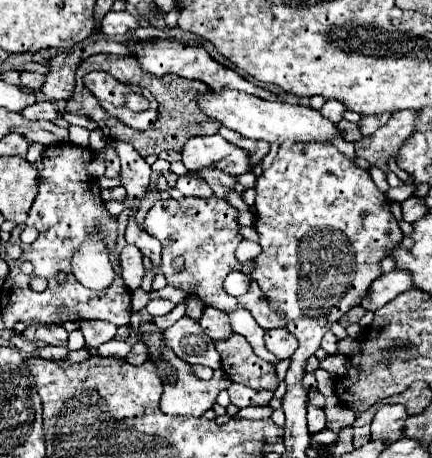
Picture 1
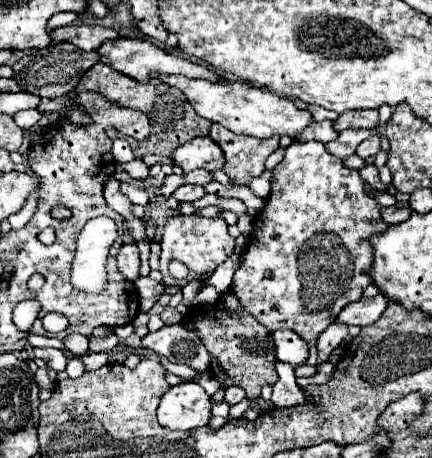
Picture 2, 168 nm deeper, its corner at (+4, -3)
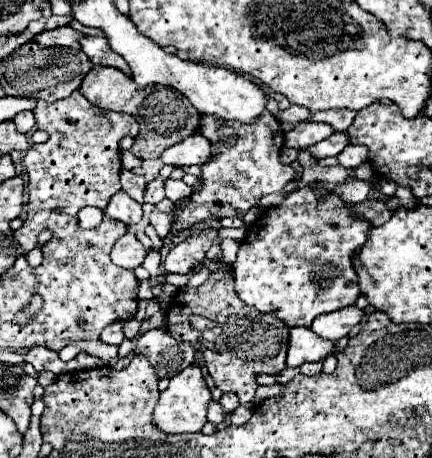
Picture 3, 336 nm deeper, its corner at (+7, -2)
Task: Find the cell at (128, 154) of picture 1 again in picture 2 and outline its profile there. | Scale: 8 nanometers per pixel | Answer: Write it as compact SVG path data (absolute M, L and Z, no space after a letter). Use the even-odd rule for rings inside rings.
M123 138L113 140L113 156L115 156L115 162L131 162L131 160L135 160L129 142L123 140Z

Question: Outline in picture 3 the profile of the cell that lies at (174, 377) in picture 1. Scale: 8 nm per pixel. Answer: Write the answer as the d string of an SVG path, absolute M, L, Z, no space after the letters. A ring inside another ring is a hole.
M190 365L186 369L182 369L180 373L176 373L170 379L168 389L164 389L160 393L158 405L154 409L152 421L154 425L164 431L164 433L194 433L194 431L202 431L202 427L206 425L206 411L208 411L208 403L210 403L210 389L206 389L204 381L202 381L202 371L198 365Z

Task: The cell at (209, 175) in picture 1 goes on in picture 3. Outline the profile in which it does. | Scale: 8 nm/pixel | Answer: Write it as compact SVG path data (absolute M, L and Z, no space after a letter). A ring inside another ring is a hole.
M156 177L156 179L148 185L146 195L144 195L144 201L146 201L146 203L156 205L156 203L160 203L160 201L164 199L164 181L166 181L166 177Z

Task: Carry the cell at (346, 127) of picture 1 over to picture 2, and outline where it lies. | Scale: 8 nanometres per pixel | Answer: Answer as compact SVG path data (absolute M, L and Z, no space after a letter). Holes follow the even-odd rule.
M387 122L382 126L375 128L375 131L374 129L343 130L343 132L339 132L339 138L333 140L333 142L329 142L329 144L325 144L325 148L327 148L329 154L333 154L333 156L337 156L337 158L347 158L347 156L355 154L357 146L359 146L363 140L367 140L371 134L379 134L383 136L386 127Z

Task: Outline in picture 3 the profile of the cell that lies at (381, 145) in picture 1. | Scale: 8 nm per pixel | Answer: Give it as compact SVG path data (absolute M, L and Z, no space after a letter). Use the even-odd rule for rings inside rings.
M348 145L340 155L338 155L340 165L344 167L358 167L368 161L368 147L366 145Z

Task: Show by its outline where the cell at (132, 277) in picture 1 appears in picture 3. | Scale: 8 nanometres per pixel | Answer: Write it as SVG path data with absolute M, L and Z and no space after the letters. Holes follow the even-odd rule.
M126 233L122 235L116 245L112 247L112 253L110 253L112 261L118 265L118 267L124 267L124 269L136 269L142 265L144 257L146 257L146 249L142 247L142 243L132 235L132 233Z

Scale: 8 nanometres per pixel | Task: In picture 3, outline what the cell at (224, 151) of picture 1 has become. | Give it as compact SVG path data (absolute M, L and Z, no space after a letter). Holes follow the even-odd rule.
M200 133L186 137L184 141L168 147L160 159L164 161L164 165L172 165L172 167L186 167L186 165L204 165L204 161L210 161L212 157L212 145L206 137L202 137Z

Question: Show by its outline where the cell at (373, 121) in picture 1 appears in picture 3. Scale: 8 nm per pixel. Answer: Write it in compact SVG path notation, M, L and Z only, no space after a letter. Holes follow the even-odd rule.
M332 109L332 111L316 111L310 119L312 121L324 121L334 131L346 131L356 117L356 111L352 109Z

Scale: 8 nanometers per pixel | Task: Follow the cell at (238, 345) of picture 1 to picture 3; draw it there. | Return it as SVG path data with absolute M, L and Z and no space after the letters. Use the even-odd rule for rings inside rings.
M220 267L216 273L210 275L210 279L200 287L188 287L176 293L176 297L170 303L168 309L168 331L178 341L190 341L196 345L196 341L202 337L204 341L210 341L218 347L218 351L202 349L206 367L210 377L214 379L216 387L222 391L236 393L240 397L240 403L250 403L254 399L256 389L260 387L256 377L260 373L266 375L278 375L286 367L286 347L288 347L288 325L282 321L262 315L250 305L242 303L236 297L234 291L234 277L232 269ZM192 315L202 315L214 323L212 329L198 331L190 325Z

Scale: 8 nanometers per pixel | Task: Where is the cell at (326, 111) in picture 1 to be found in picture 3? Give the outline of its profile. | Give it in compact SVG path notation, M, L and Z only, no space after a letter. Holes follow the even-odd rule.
M314 121L296 123L294 129L286 133L286 147L297 150L305 149L330 137L332 133L334 129L328 123L314 123Z

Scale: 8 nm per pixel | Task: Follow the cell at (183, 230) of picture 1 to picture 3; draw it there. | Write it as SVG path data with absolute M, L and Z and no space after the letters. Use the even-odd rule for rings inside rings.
M208 227L196 231L186 241L174 245L166 259L164 259L164 271L166 273L188 273L190 267L198 261L206 259L208 249L218 241L218 229Z

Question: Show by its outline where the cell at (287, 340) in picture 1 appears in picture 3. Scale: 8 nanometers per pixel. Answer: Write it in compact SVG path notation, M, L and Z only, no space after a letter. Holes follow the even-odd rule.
M290 327L290 339L288 339L288 367L300 367L306 361L322 361L328 355L332 355L334 343L320 339L306 327Z

